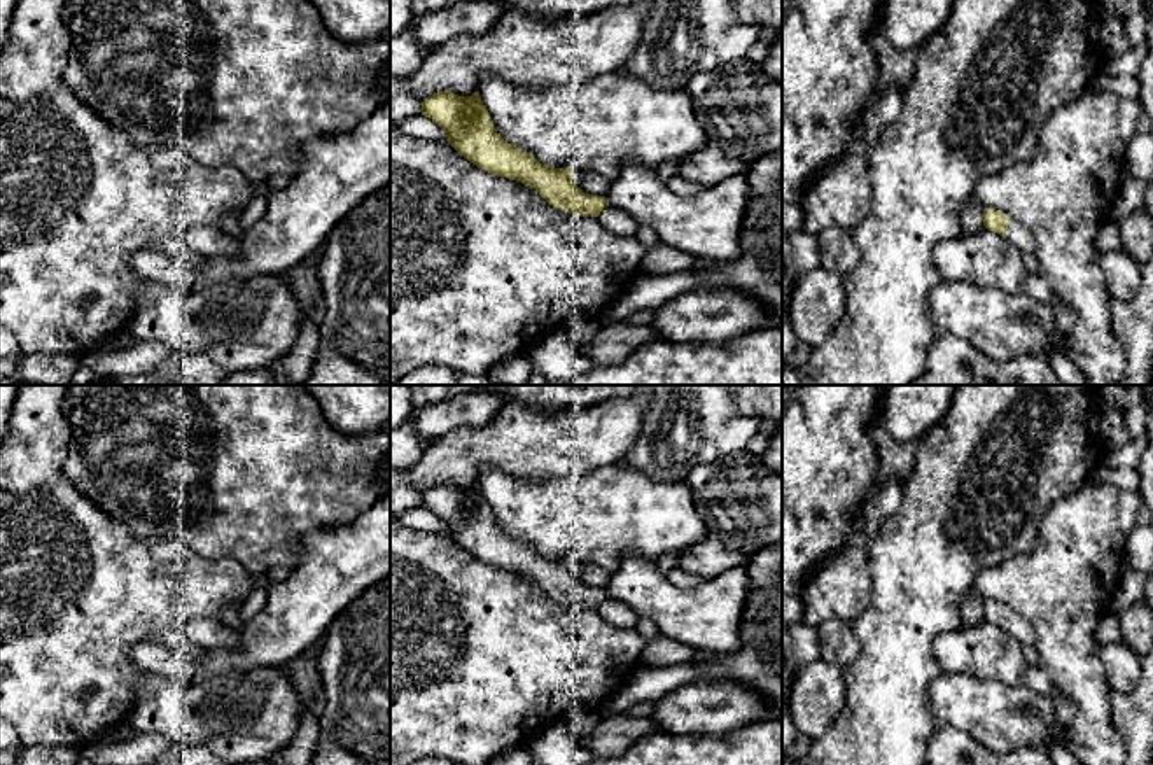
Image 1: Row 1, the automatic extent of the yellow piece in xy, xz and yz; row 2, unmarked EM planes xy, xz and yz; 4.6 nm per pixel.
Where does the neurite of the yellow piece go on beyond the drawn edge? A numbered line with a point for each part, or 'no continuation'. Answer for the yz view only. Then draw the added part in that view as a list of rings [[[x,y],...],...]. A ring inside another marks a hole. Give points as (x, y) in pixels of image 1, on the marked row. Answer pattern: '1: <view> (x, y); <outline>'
1: yz (1017, 235); [[[1013,217],[1010,219],[1010,226],[1004,233],[1004,238],[1013,247],[1017,247],[1022,254],[1032,254],[1034,252],[1034,236],[1032,236],[1032,233]]]

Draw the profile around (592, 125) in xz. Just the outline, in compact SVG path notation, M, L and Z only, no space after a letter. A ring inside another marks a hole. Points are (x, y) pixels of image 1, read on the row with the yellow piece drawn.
M625 72L542 88L520 88L485 74L476 93L507 144L527 151L542 165L593 172L609 180L618 177L625 159L654 170L667 159L682 161L707 142L686 89L656 89Z

